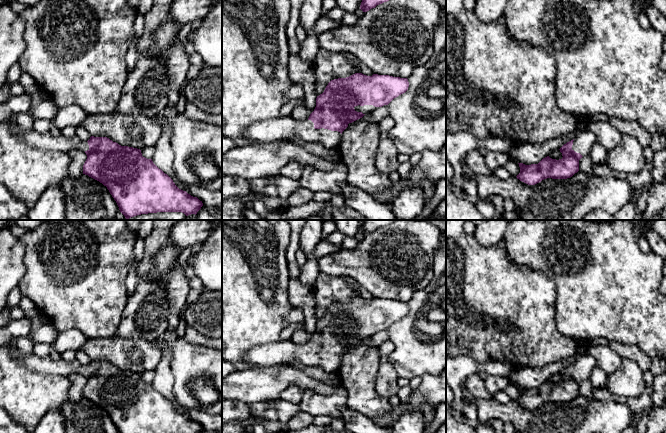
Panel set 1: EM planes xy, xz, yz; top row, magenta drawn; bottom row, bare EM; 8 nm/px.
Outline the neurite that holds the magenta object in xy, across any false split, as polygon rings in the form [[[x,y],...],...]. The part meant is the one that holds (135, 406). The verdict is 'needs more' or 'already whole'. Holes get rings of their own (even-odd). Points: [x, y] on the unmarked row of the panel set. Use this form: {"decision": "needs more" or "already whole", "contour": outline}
{"decision": "needs more", "contour": [[[14,342],[11,343],[10,351],[14,358],[20,359],[30,370],[38,373],[66,377],[72,373],[84,375],[87,383],[83,389],[83,398],[106,410],[119,433],[201,433],[203,430],[197,421],[179,413],[152,383],[143,381],[140,373],[121,370],[105,360],[91,360],[88,365],[82,365],[77,360],[69,363],[62,358],[58,361],[51,357],[41,358],[34,352],[23,354]]]}

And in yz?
{"decision": "needs more", "contour": [[[588,353],[584,354],[559,373],[563,380],[561,383],[556,384],[547,380],[538,388],[518,387],[520,397],[516,401],[528,409],[535,409],[547,402],[570,402],[579,395],[579,384],[590,380],[595,367],[595,358]]]}

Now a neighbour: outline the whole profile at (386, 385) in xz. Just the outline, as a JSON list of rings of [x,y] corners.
[[[381,356],[378,372],[375,377],[375,389],[379,395],[390,398],[397,395],[400,387],[395,368],[389,362],[387,356]]]

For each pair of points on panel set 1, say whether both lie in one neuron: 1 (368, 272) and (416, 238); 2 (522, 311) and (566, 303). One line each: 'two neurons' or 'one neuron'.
1: one neuron
2: two neurons

